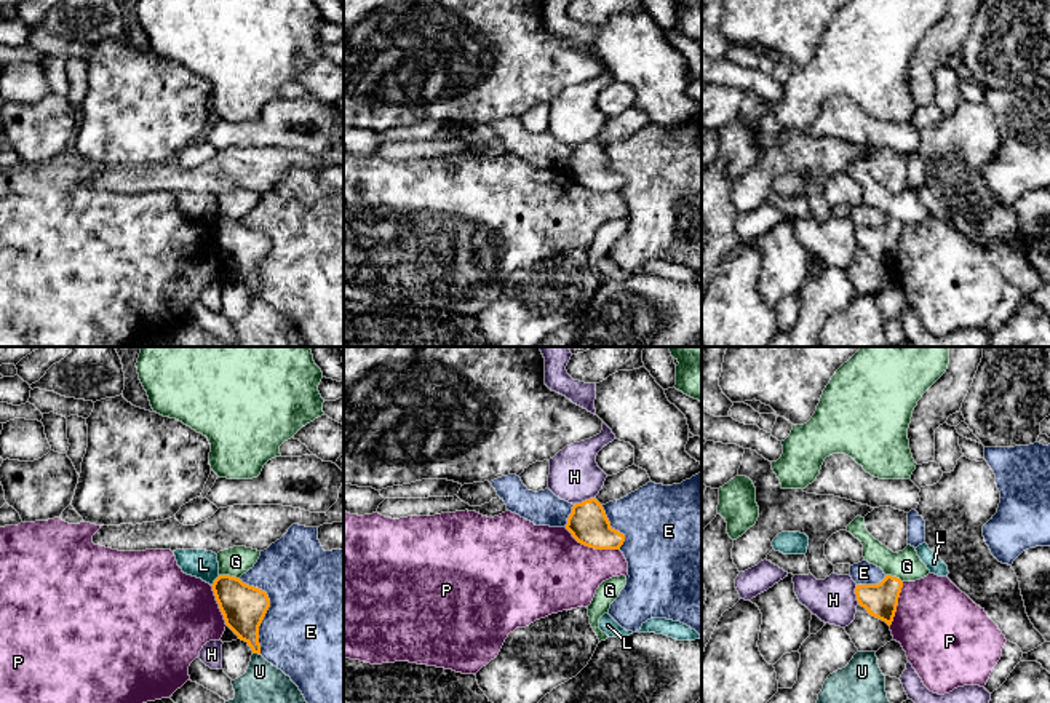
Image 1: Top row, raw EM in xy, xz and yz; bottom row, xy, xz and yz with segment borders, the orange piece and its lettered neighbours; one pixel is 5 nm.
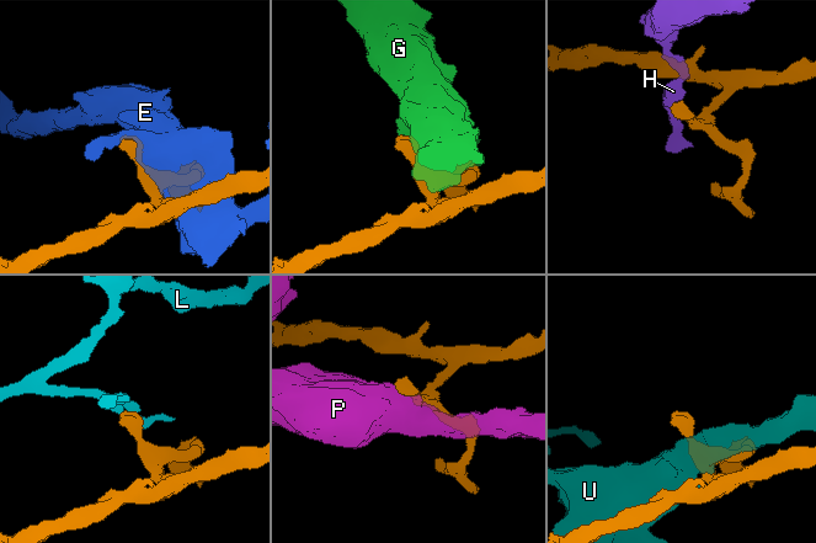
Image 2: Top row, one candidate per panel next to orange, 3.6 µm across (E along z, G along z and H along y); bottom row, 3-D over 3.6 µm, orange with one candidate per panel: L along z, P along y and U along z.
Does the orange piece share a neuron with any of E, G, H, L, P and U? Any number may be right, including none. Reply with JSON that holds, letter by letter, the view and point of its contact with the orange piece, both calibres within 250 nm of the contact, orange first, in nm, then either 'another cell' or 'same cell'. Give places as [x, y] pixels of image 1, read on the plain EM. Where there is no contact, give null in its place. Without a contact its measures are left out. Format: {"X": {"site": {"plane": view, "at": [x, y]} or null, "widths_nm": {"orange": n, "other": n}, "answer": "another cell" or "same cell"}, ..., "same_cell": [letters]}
{"E": {"site": {"plane": "xy", "at": [267, 251]}, "widths_nm": {"orange": 220, "other": 500}, "answer": "another cell"}, "G": {"site": {"plane": "xy", "at": [229, 218]}, "widths_nm": {"orange": 220, "other": 150}, "answer": "another cell"}, "H": {"site": {"plane": "xz", "at": [584, 144]}, "widths_nm": {"orange": 200, "other": 260}, "answer": "another cell"}, "L": {"site": {"plane": "xy", "at": [214, 222]}, "widths_nm": {"orange": 220, "other": 150}, "answer": "another cell"}, "P": {"site": {"plane": "xz", "at": [592, 189]}, "widths_nm": {"orange": 200, "other": 420}, "answer": "another cell"}, "U": {"site": {"plane": "xy", "at": [256, 294]}, "widths_nm": {"orange": 220, "other": 320}, "answer": "another cell"}, "same_cell": []}

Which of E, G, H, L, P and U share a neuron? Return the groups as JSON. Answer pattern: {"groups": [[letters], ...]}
{"groups": [["E"], ["G"], ["H"], ["L"], ["P"], ["U"]]}

